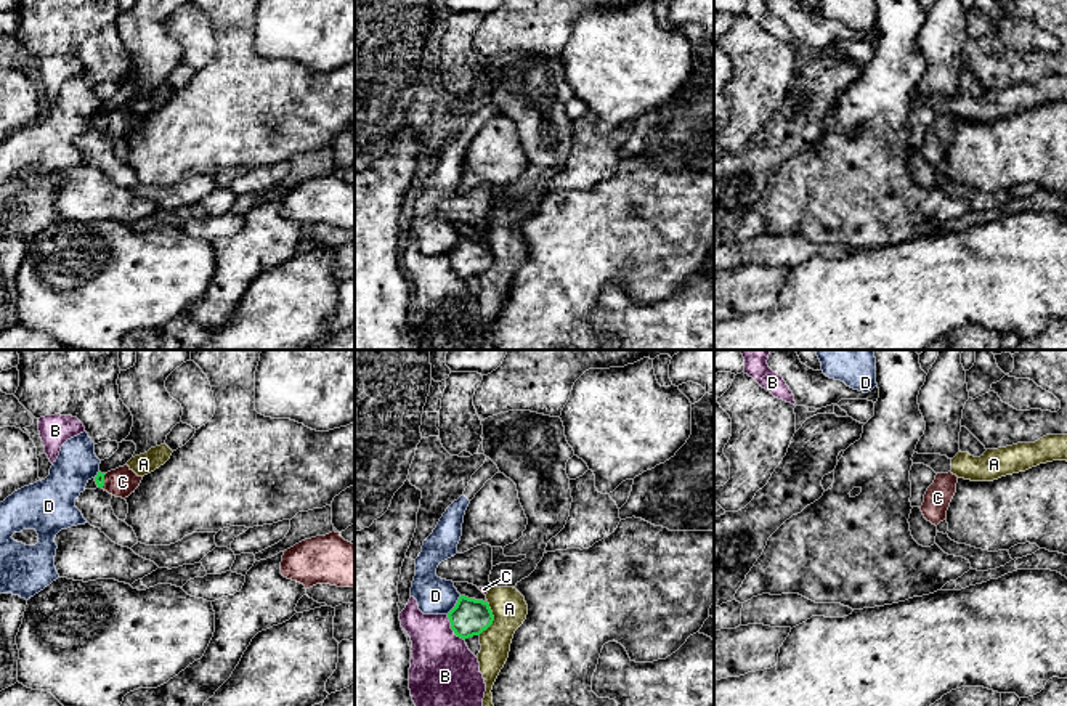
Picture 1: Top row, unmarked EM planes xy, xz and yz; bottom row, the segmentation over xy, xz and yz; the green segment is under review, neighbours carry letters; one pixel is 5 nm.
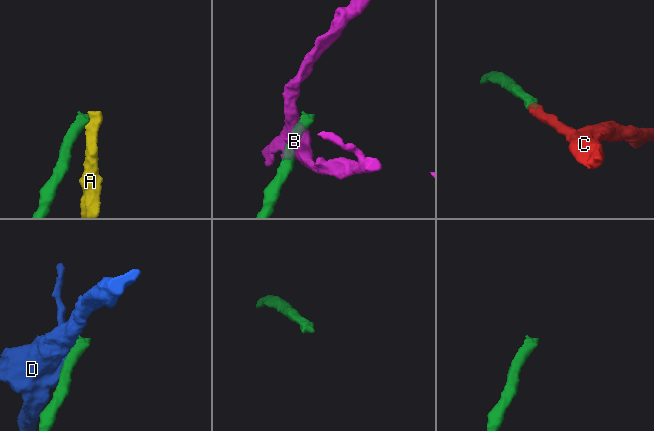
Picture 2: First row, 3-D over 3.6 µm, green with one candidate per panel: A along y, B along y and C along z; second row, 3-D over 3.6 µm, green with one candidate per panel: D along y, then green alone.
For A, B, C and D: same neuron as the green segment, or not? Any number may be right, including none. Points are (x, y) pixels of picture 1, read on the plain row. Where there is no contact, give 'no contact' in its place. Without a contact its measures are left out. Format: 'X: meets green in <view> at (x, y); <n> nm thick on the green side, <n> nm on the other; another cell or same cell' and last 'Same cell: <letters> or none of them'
A: meets green in xz at (493, 260); 180 nm thick on the green side, 180 nm on the other; another cell
B: meets green in xz at (451, 268); 180 nm thick on the green side, 360 nm on the other; another cell
C: meets green in xy at (103, 121); 50 nm thick on the green side, 150 nm on the other; same cell
D: meets green in xz at (456, 246); 180 nm thick on the green side, 190 nm on the other; another cell
Same cell: C

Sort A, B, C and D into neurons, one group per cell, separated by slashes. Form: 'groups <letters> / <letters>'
groups A / B / C / D

